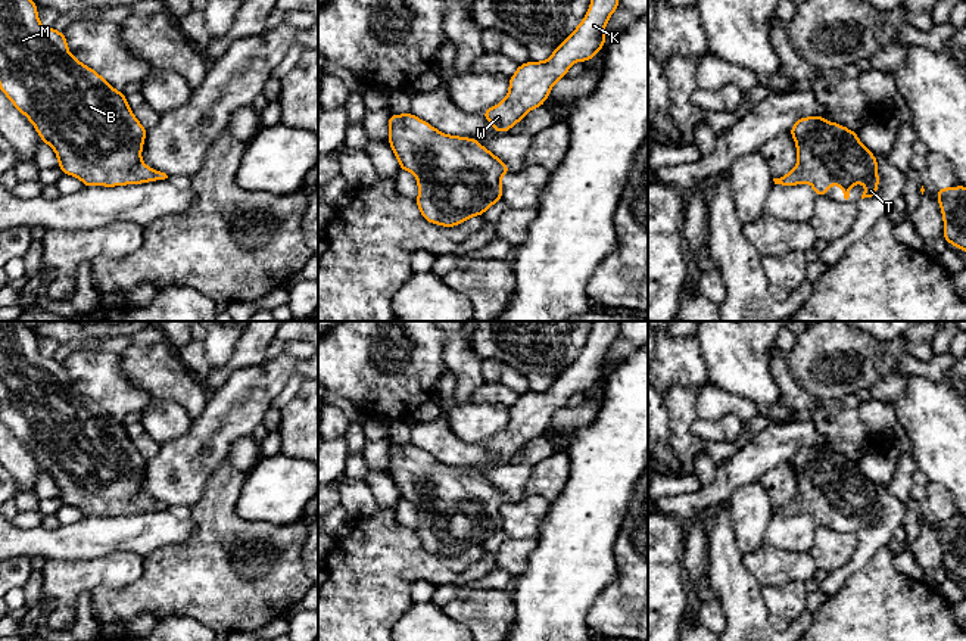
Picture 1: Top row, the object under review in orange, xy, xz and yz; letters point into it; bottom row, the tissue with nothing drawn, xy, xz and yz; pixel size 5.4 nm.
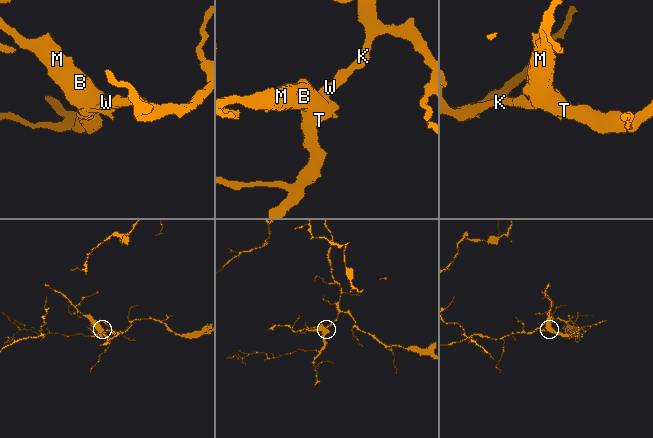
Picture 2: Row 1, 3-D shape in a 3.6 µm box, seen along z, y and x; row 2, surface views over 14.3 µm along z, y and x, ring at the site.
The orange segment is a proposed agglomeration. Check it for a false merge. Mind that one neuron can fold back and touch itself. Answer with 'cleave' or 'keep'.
keep

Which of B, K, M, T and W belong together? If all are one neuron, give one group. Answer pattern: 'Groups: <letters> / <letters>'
Groups: B K M T W

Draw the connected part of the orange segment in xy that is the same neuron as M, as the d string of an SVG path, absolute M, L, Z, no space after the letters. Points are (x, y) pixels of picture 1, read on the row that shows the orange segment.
M0 0L0 90L31 121L41 140L53 147L62 172L80 178L84 186L113 187L168 178L143 164L147 130L131 112L122 91L71 55L63 32L40 24L34 0Z

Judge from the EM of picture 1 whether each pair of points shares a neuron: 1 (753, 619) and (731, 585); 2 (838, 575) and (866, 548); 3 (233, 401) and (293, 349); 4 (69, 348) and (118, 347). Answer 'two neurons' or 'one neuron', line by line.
1: one neuron
2: one neuron
3: two neurons
4: one neuron

